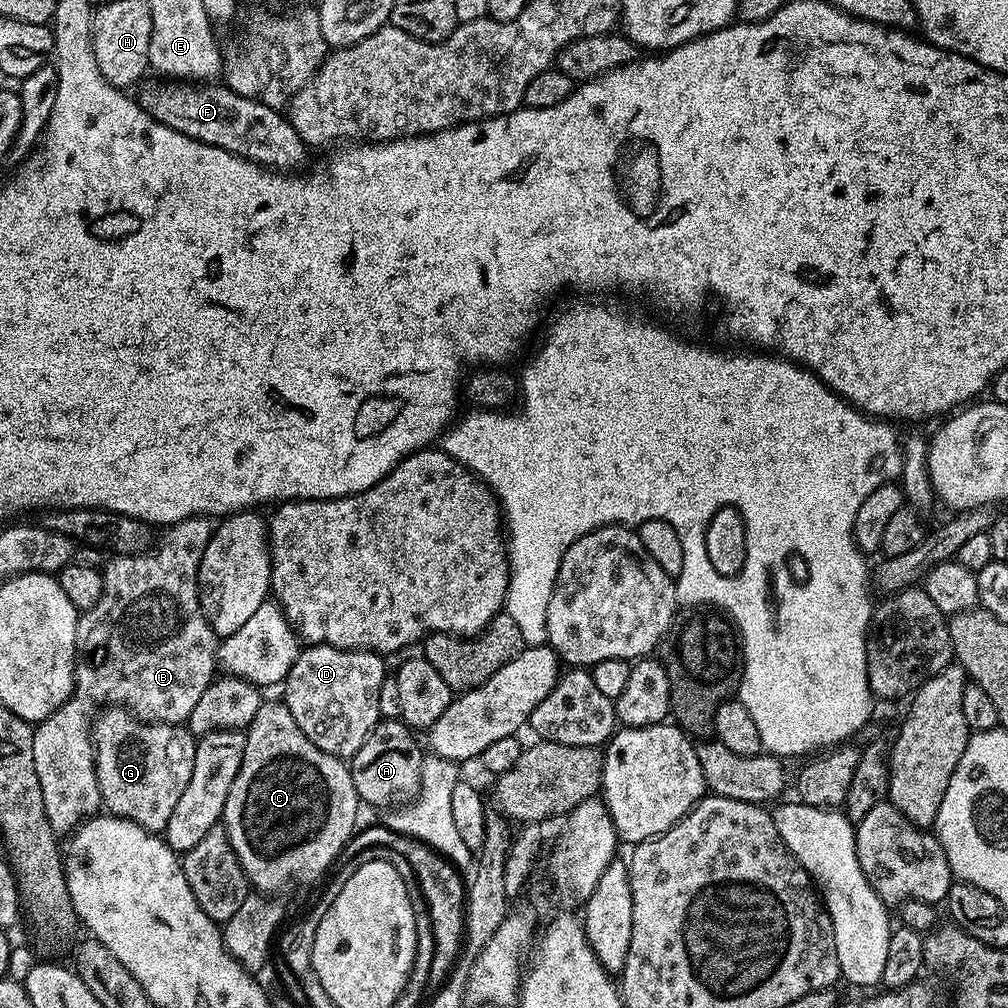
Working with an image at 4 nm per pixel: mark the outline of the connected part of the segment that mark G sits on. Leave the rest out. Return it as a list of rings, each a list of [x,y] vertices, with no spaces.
[[[108,706],[97,715],[92,726],[92,742],[96,754],[96,777],[103,807],[111,815],[121,816],[124,820],[142,826],[147,832],[163,833],[170,814],[174,814],[174,805],[186,785],[190,774],[194,774],[194,754],[197,737],[179,724],[150,724],[140,720],[123,706]]]

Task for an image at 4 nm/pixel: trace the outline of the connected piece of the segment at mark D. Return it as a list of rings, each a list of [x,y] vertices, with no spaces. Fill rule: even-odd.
[[[314,644],[305,647],[294,666],[290,666],[290,674],[282,685],[282,703],[294,716],[298,729],[320,751],[341,758],[358,754],[358,746],[366,742],[370,730],[381,720],[378,694],[386,677],[384,660],[378,652]]]

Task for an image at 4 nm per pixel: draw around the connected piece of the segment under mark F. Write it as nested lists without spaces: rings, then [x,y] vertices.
[[[164,82],[161,88],[152,92],[146,107],[159,124],[170,126],[192,140],[201,140],[218,146],[235,156],[244,156],[273,170],[296,170],[310,155],[298,130],[288,120],[283,111],[266,106],[257,100],[242,98],[242,94],[232,91],[219,83],[208,82],[203,86],[193,86],[188,82]]]

